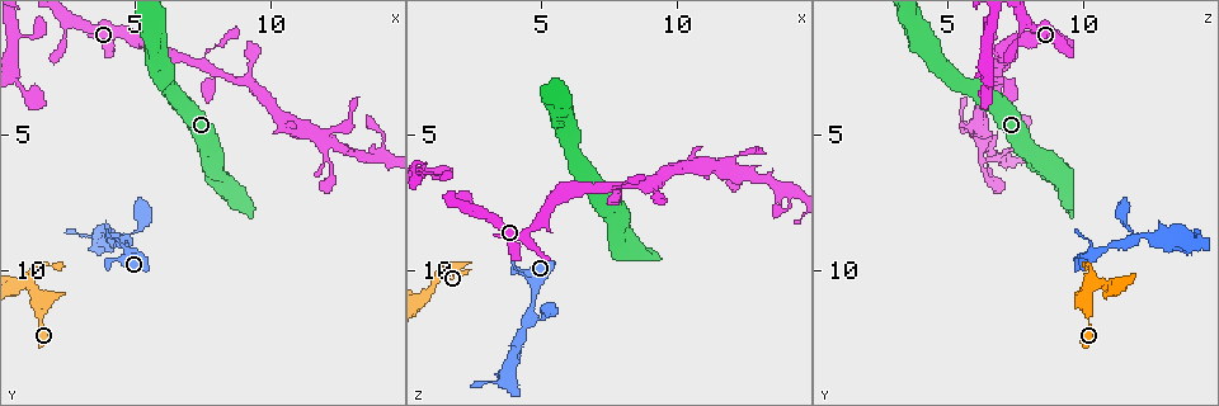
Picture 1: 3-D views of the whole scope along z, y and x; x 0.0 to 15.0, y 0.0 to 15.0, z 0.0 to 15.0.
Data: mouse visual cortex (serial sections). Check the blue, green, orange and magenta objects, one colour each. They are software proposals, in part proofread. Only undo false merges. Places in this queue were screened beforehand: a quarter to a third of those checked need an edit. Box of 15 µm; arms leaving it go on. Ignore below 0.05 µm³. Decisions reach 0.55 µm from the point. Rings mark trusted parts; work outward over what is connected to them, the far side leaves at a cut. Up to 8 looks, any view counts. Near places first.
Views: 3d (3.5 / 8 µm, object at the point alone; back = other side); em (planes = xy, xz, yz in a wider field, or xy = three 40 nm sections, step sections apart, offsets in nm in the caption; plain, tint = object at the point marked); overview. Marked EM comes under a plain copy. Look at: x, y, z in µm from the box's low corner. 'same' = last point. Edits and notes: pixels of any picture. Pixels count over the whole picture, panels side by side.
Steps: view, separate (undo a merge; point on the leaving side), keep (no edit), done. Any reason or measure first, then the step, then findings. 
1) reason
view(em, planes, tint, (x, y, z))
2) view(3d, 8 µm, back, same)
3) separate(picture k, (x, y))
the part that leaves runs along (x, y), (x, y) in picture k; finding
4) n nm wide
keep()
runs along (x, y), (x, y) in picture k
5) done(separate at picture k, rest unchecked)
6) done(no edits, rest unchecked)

view(3d, 3.5 µm, (1.3, 11.1, 10.2))

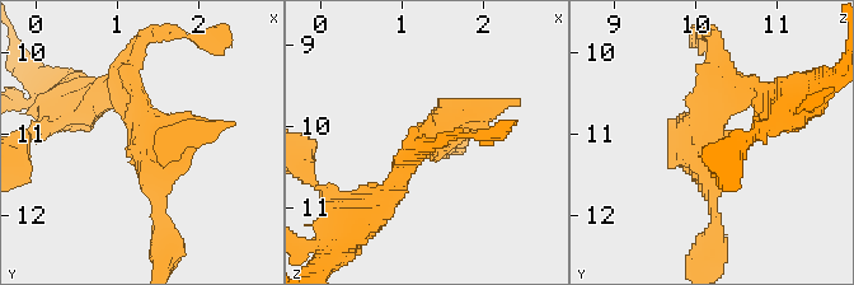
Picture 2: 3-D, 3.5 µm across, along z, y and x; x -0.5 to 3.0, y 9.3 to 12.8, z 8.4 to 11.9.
need the tissue
view(em, xy, step 2, tint, (1.40, 11.25, 10.10))

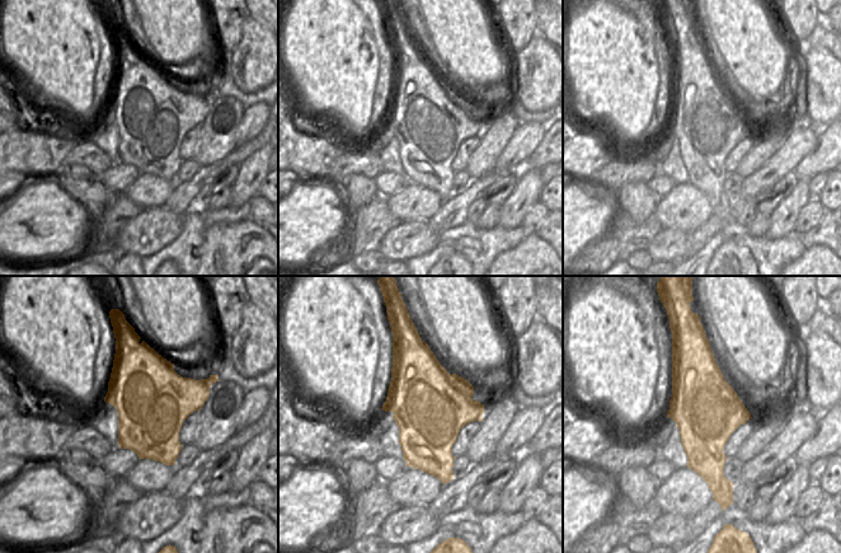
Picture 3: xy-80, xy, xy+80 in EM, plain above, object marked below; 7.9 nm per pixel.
view(em, xy, step 3, tint, same)

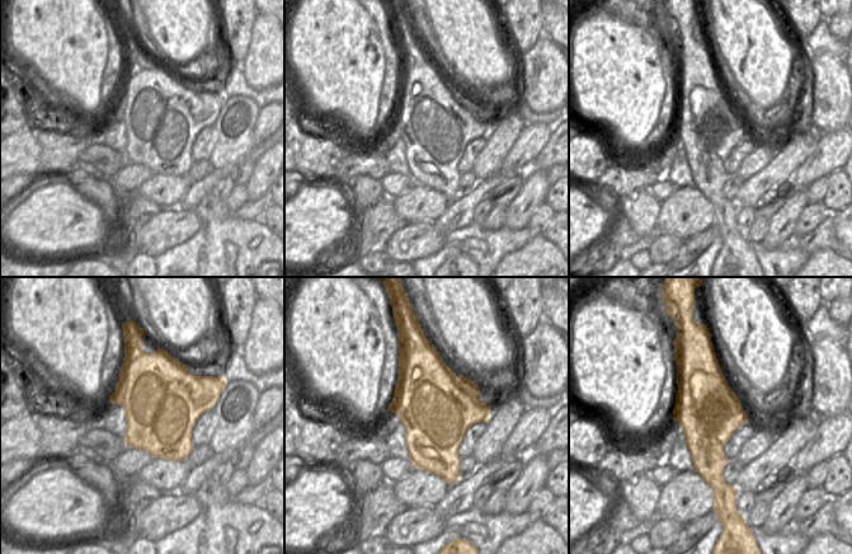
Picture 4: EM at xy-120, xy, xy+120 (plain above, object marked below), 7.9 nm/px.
keep()
runs along (163, 233), (151, 146), (116, 88) in picture 2; continuous, no second cell

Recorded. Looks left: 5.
sharp bend
view(3d, 3.5 µm, (3.9, 9.0, 13.7))

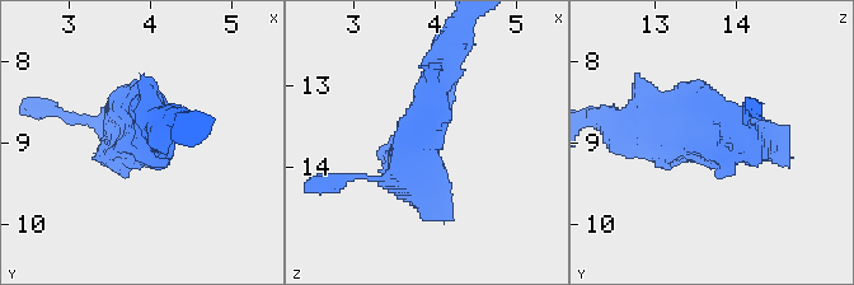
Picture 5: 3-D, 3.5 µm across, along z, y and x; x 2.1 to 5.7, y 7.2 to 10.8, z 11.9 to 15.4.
now the EM
view(em, xy, step 1, tint, (3.80, 8.95, 13.75))

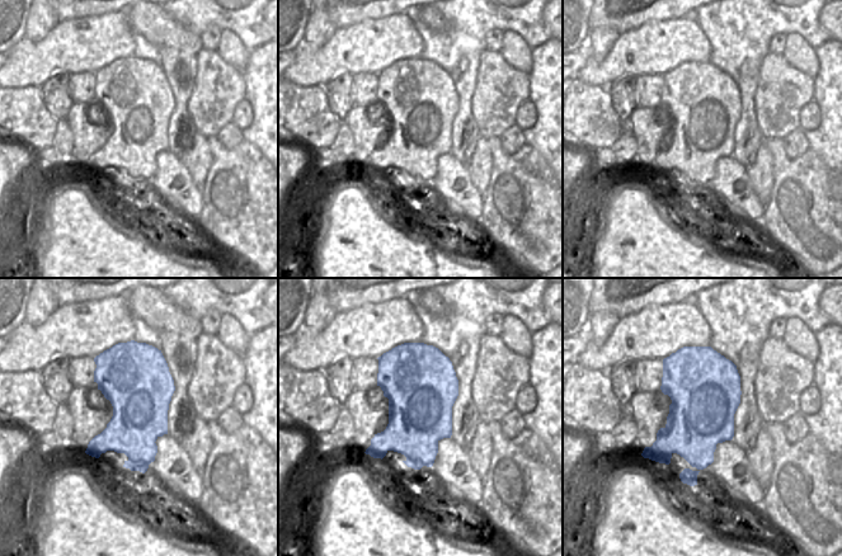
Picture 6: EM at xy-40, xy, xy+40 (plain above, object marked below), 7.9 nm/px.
550 nm wide
keep()
runs along (662, 134), (733, 126), (789, 166) in picture 5; all the same cell

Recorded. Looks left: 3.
thin neck
view(3d, 3.5 µm, (12.3, 6.2, 6.4))

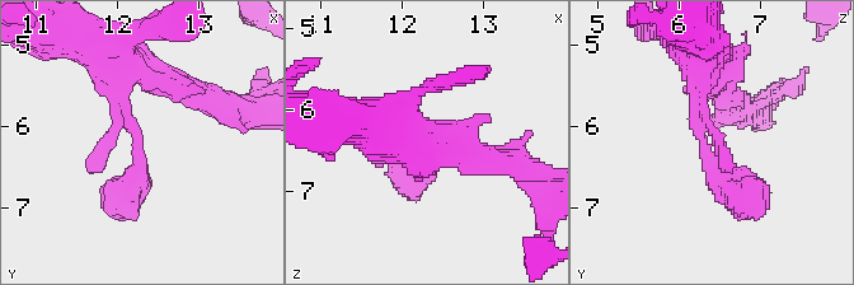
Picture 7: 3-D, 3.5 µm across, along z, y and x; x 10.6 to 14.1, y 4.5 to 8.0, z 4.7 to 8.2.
view(em, xy, step 2, tint, (12.25, 6.25, 6.30))

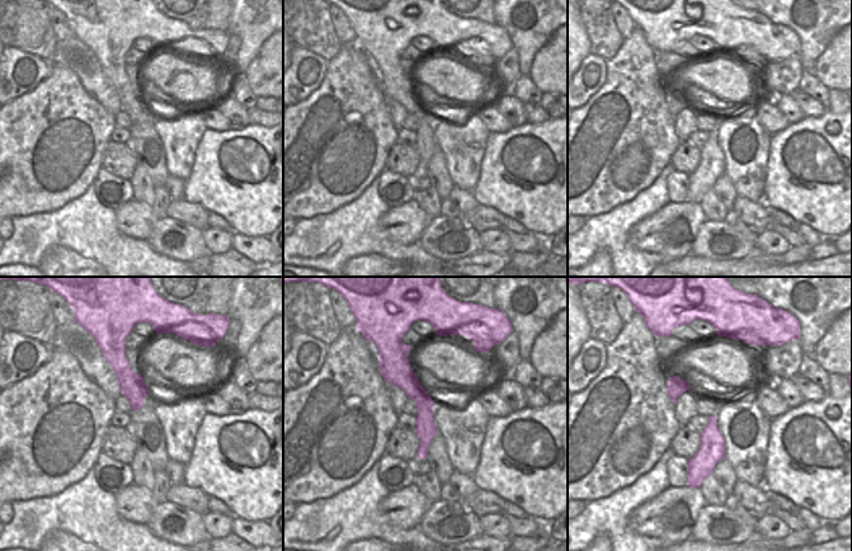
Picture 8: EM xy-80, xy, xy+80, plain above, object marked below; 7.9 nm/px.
160 nm wide
keep()
runs along (403, 357), (424, 401), (423, 455) in picture 8; one cell here

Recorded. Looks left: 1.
done(no edits, rest unchecked)

